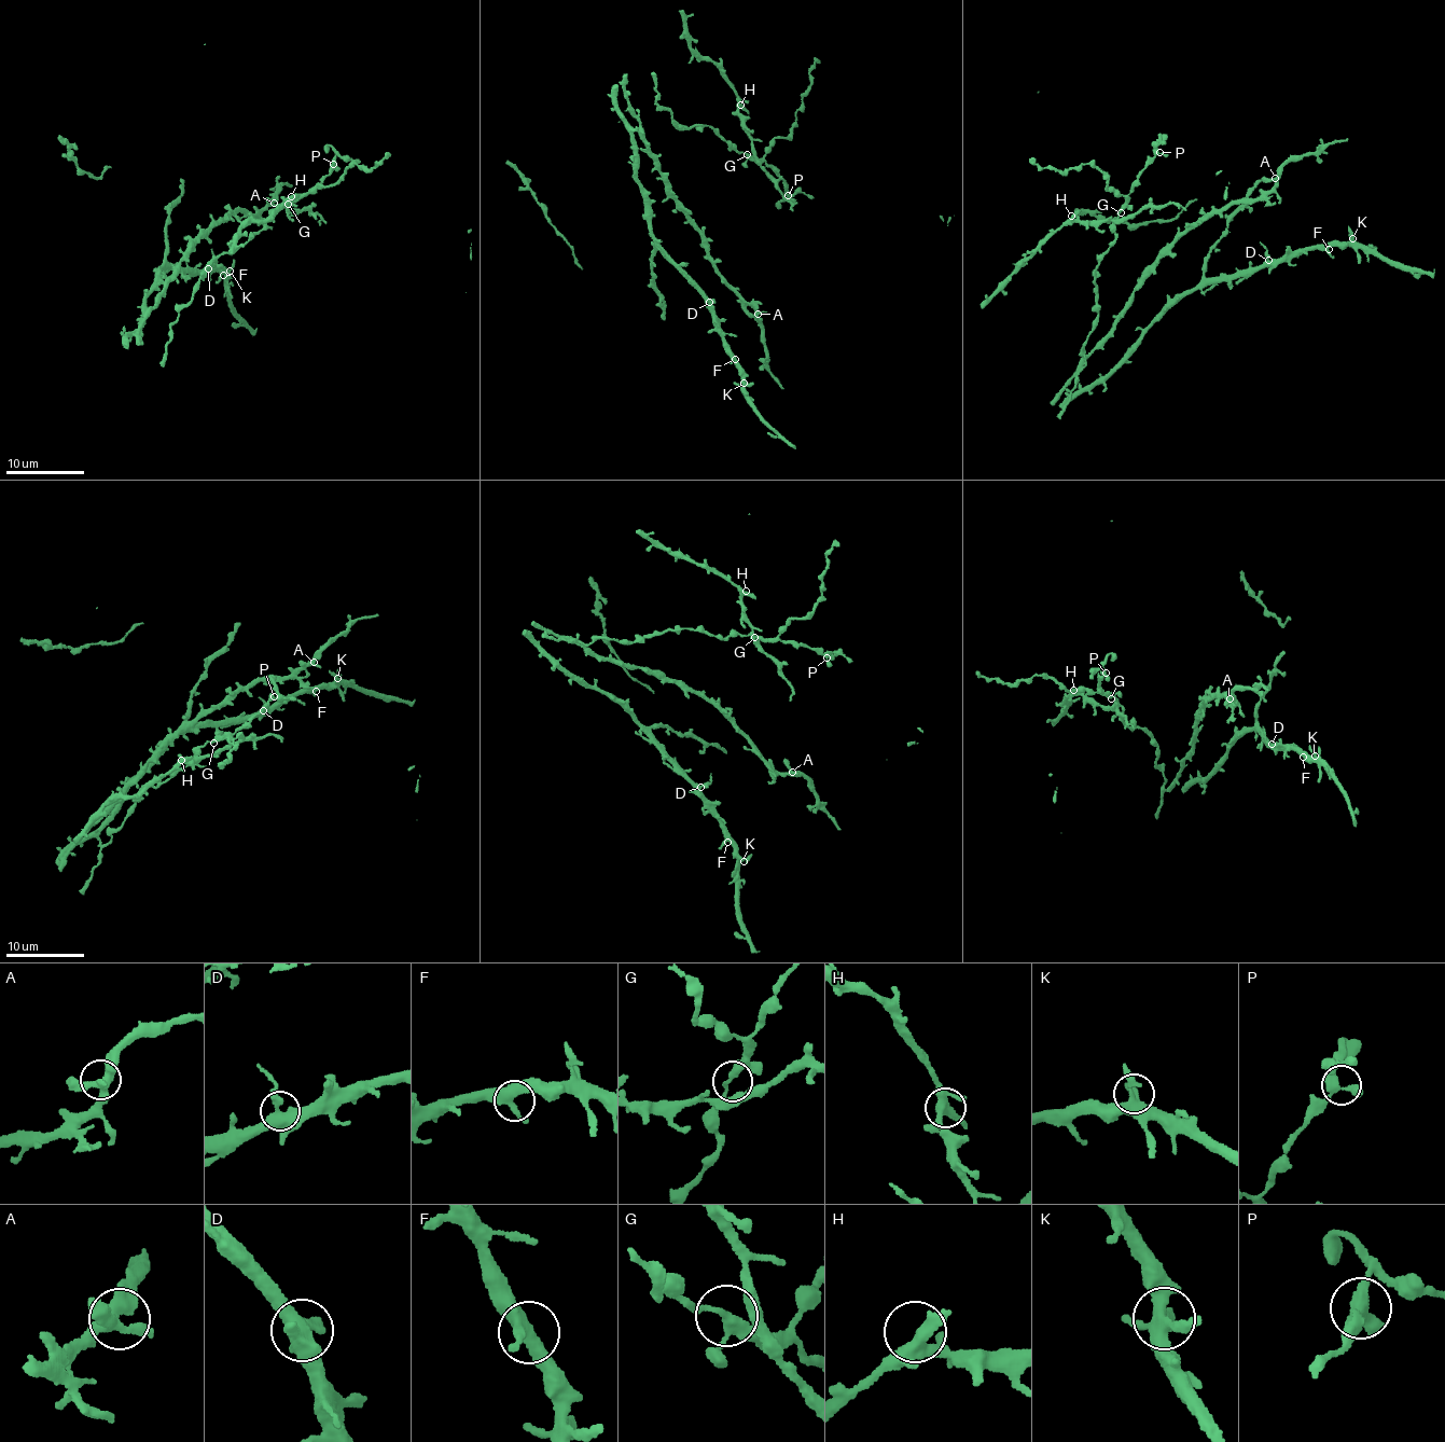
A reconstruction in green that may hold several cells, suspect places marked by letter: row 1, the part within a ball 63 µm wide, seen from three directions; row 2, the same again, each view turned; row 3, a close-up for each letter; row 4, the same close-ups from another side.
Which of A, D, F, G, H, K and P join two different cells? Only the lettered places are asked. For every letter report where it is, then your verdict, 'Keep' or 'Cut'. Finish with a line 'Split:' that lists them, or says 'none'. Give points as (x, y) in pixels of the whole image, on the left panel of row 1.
A: Place: (274, 203). Keep
D: Place: (208, 268). Keep
F: Place: (223, 275). Keep
G: Place: (288, 204). Keep
H: Place: (291, 196). Keep
K: Place: (230, 271). Keep
P: Place: (333, 164). Keep
Split: none

